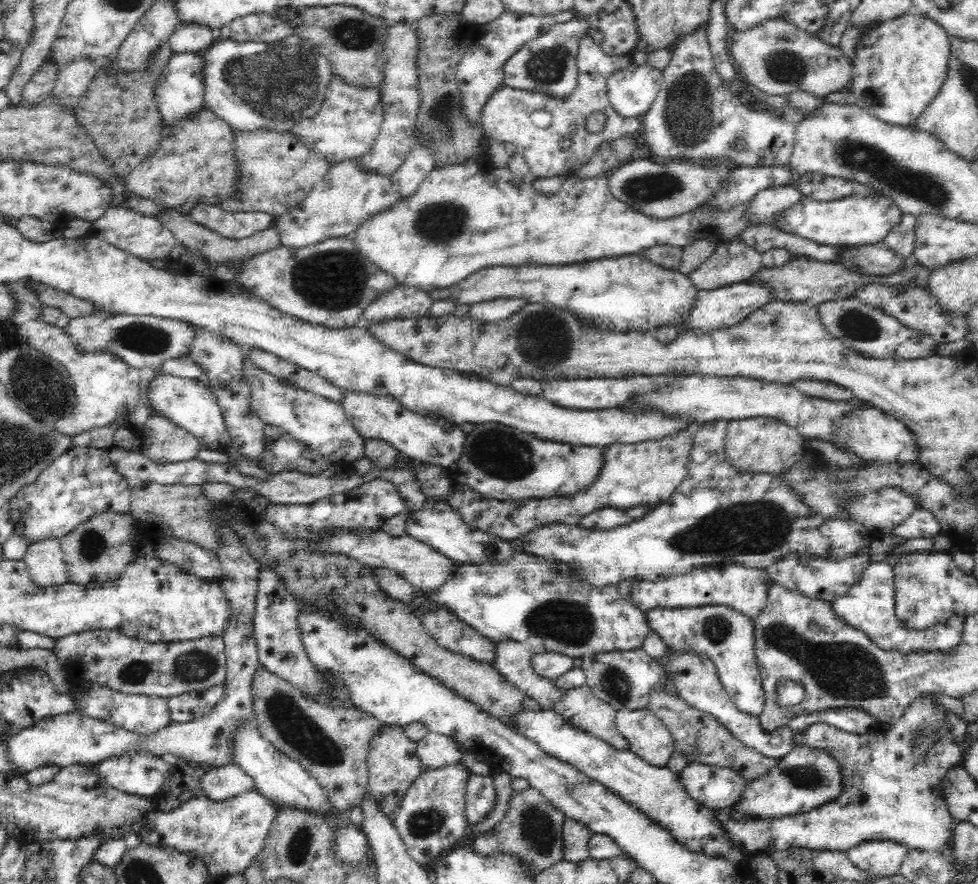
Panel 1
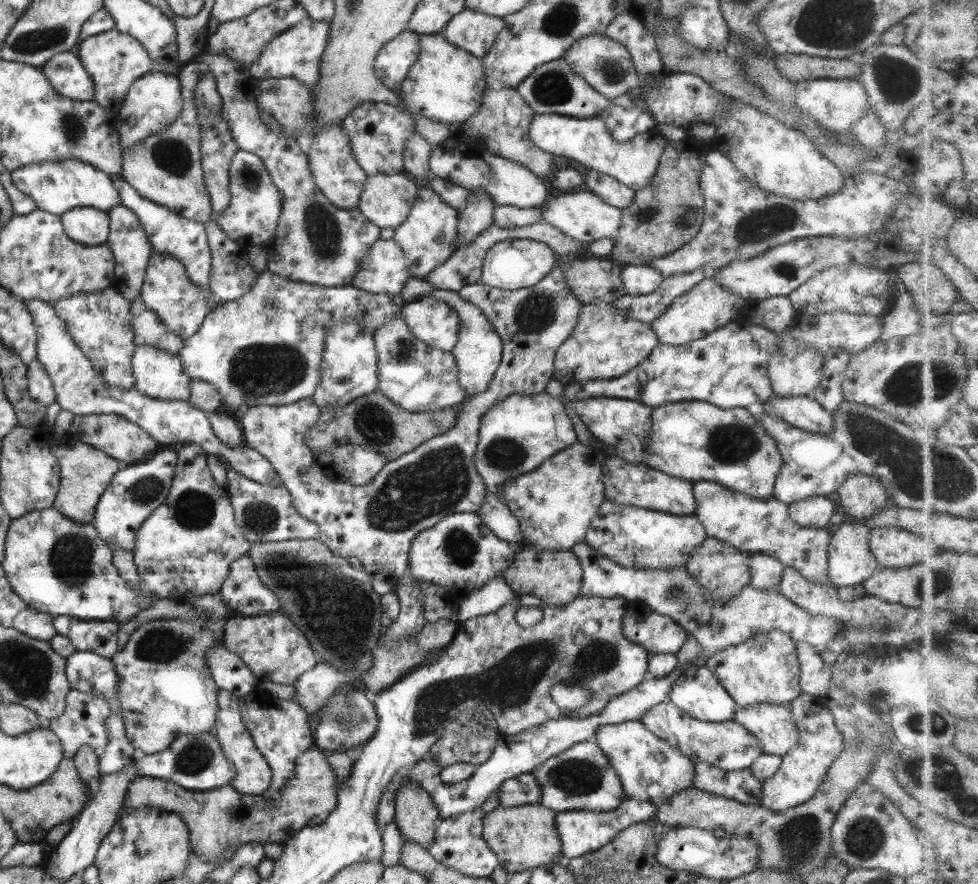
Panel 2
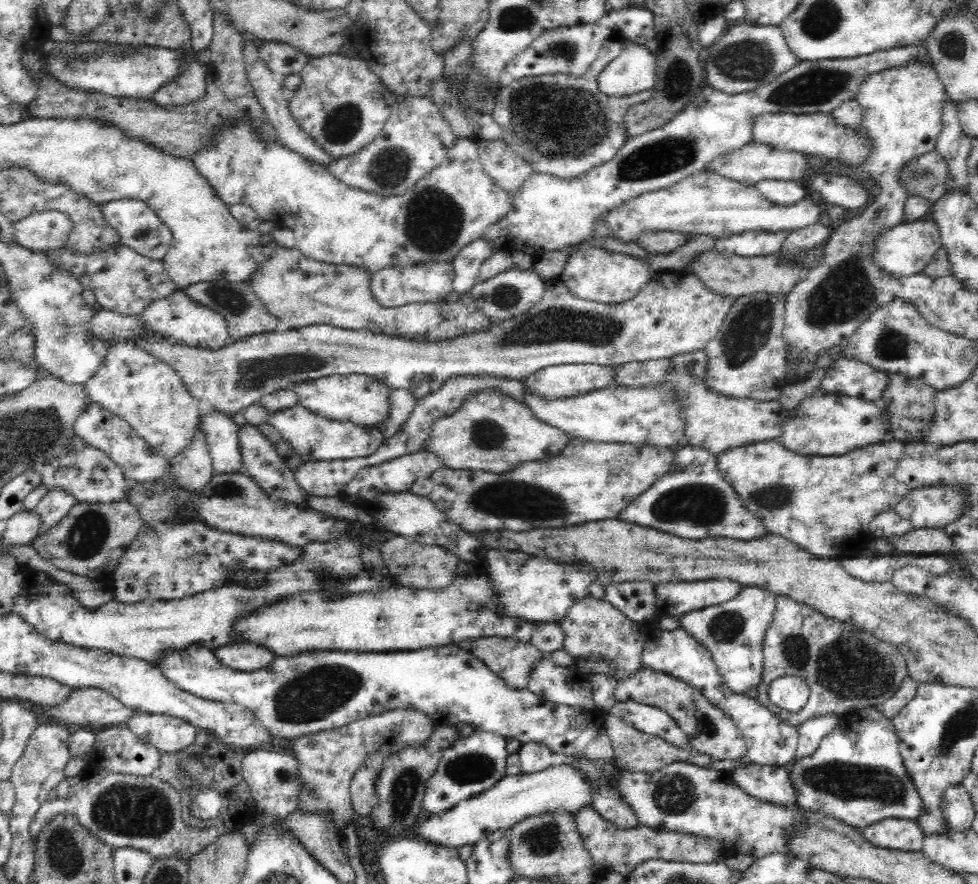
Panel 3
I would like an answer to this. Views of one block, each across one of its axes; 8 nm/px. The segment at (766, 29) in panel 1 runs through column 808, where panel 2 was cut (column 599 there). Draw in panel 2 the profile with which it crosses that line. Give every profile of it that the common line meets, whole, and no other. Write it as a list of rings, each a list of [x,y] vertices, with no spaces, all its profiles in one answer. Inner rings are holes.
[[[604,33],[590,34],[576,40],[561,59],[565,59],[571,70],[591,86],[593,91],[610,101],[639,86],[630,54],[622,44],[609,40]]]

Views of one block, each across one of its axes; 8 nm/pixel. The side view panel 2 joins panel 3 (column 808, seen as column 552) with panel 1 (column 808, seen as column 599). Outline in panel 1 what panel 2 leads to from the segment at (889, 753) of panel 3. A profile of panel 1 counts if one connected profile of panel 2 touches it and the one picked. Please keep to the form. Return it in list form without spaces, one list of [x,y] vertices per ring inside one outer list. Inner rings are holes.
[[[793,746],[792,750],[779,760],[776,768],[765,776],[747,784],[740,800],[729,808],[738,816],[740,823],[747,821],[772,821],[785,817],[796,817],[834,800],[842,792],[844,781],[836,761],[823,750],[810,750],[803,746]]]

